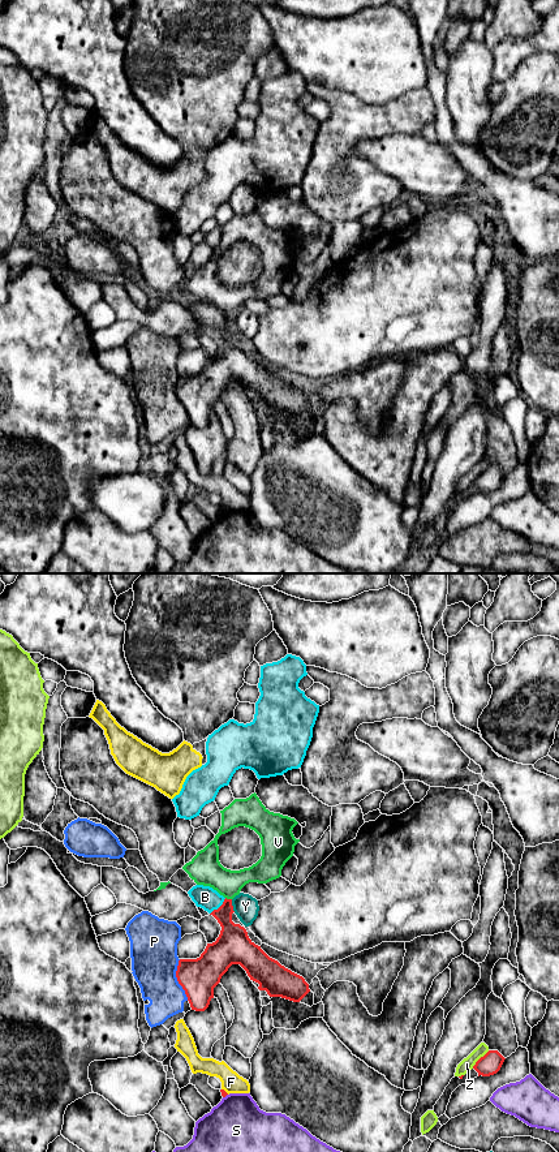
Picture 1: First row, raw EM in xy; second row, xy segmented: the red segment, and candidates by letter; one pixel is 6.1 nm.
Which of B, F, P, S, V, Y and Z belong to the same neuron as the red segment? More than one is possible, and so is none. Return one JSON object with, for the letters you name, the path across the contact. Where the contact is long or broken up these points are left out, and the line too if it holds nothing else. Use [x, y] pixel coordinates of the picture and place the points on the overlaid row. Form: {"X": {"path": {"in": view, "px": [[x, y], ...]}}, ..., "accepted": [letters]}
{"B": {"path": {"in": "xy", "px": [[233, 945], [233, 937], [219, 907], [205, 897]]}}, "accepted": ["B"]}

